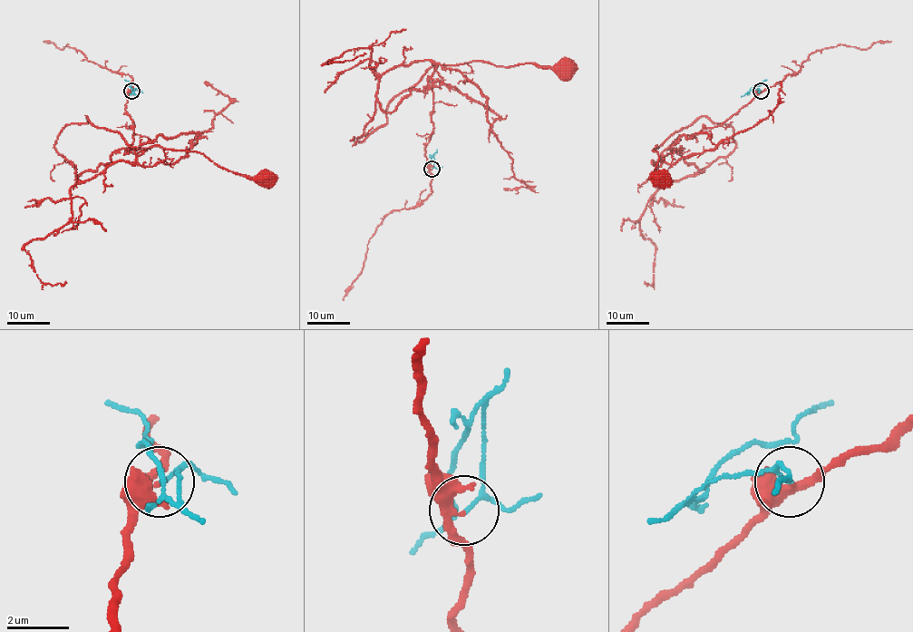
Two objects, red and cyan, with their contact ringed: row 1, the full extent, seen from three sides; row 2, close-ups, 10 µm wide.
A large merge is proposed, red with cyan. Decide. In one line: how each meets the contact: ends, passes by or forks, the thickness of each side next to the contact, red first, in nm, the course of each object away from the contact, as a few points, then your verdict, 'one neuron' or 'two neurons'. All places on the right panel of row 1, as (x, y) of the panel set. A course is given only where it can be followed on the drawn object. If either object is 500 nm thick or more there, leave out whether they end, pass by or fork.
red passes by | cyan passes by | 240/90 nm | red via (760, 91), (652, 161), (663, 179), (693, 177), (733, 150), (733, 129), (699, 116), (655, 146), (661, 180) | cyan via (760, 91), (748, 92), (767, 80) | one neuron

